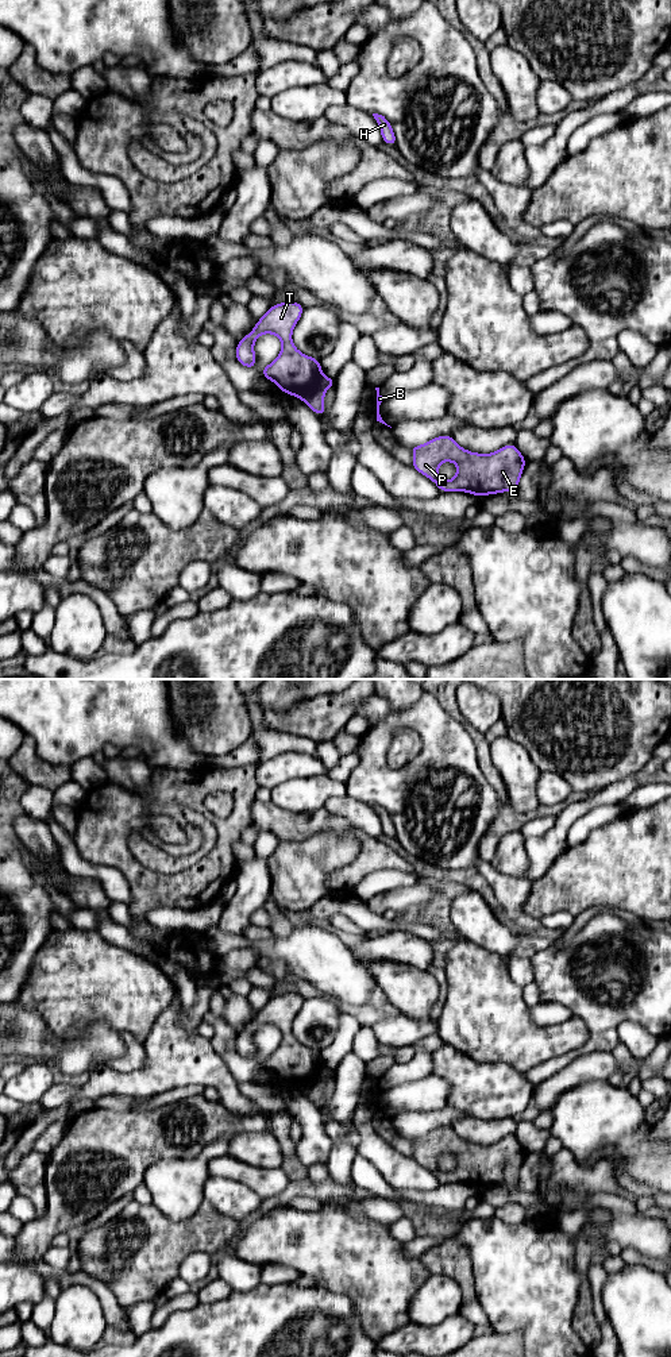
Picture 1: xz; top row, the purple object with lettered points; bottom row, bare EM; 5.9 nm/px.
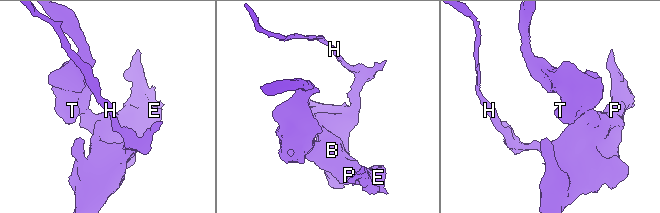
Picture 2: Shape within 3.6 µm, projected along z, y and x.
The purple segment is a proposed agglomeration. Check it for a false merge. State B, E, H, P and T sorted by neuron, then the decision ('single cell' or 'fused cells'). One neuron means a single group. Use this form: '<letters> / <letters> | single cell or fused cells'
B E H P / T | fused cells

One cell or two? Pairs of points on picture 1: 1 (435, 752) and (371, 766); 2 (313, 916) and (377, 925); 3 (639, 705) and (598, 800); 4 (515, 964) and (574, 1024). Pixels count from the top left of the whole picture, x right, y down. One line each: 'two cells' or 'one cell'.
1: one cell
2: one cell
3: two cells
4: two cells

